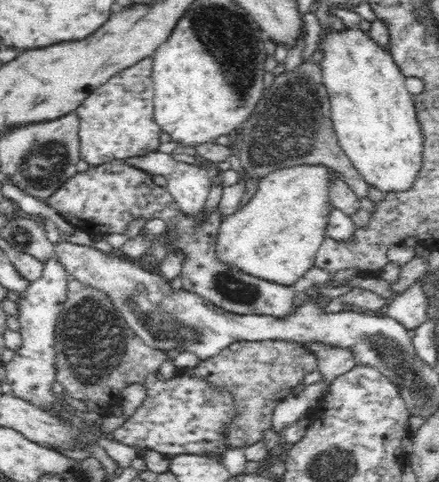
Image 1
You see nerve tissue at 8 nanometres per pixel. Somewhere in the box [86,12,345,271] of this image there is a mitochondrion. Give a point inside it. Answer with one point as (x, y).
(290, 126)

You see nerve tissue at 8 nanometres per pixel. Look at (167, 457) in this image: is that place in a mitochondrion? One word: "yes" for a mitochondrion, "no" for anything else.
no

